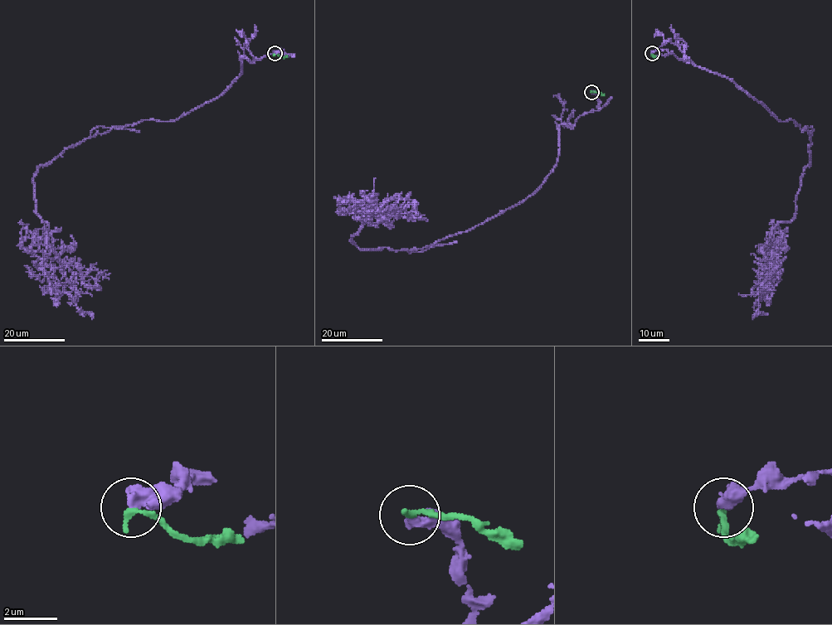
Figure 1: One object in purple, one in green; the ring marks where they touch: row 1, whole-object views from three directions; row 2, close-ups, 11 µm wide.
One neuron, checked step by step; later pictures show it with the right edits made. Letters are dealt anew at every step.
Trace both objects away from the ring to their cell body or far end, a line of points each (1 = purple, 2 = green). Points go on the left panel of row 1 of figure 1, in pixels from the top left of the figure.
1: (274, 54), (243, 57), (216, 99), (174, 120), (98, 132), (37, 168), (43, 270), (91, 319)
2: (274, 54), (287, 57)

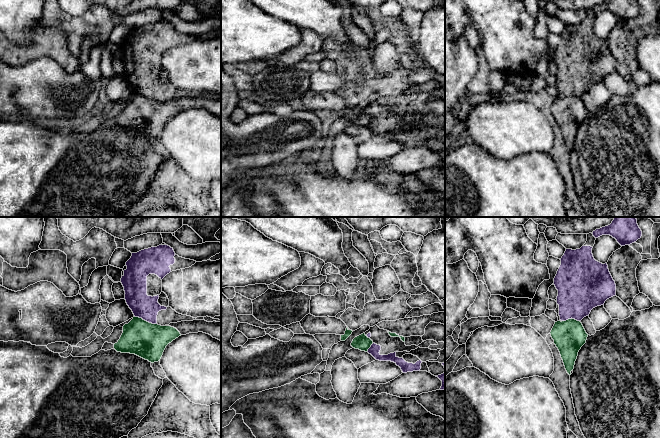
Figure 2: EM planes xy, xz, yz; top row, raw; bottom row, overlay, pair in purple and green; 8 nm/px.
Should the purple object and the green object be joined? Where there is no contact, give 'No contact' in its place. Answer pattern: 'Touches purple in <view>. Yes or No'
Touches purple in xy. No

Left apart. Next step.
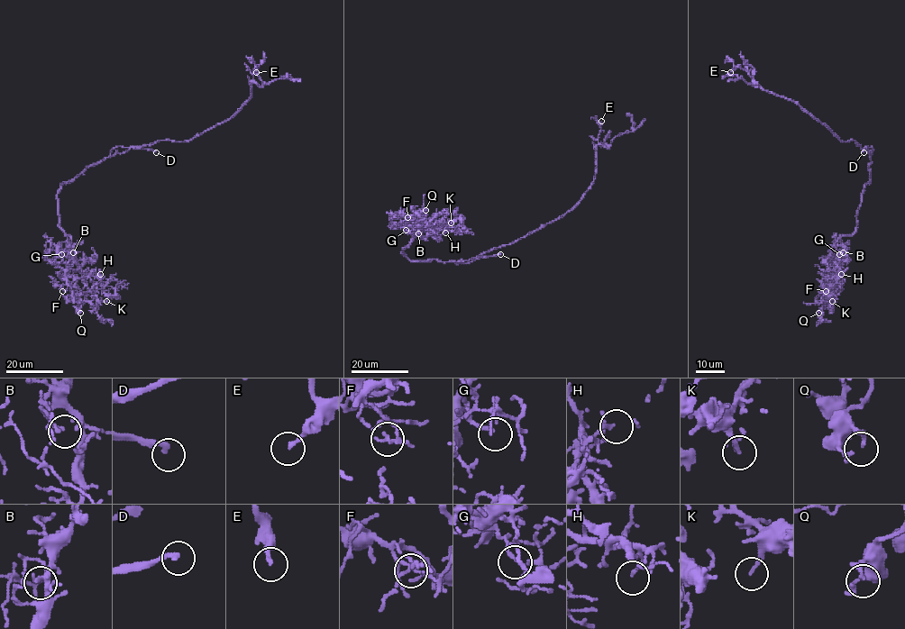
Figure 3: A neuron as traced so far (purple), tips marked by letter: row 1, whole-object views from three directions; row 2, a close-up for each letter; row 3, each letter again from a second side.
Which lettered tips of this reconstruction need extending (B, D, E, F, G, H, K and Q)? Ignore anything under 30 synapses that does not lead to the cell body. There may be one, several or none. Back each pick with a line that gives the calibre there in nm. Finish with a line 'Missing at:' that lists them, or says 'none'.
D: Thickness 200 nm
K: Thickness 130 nm
Missing at: D, K

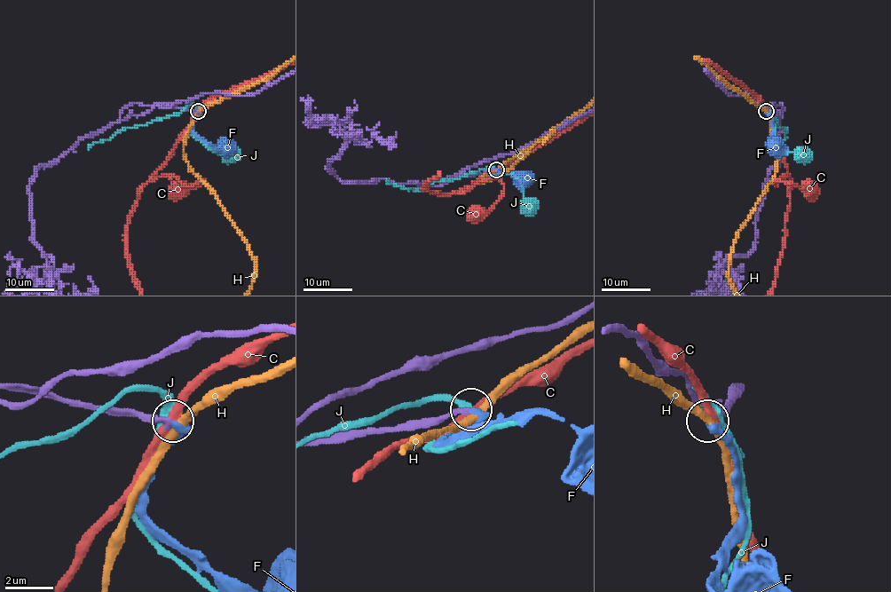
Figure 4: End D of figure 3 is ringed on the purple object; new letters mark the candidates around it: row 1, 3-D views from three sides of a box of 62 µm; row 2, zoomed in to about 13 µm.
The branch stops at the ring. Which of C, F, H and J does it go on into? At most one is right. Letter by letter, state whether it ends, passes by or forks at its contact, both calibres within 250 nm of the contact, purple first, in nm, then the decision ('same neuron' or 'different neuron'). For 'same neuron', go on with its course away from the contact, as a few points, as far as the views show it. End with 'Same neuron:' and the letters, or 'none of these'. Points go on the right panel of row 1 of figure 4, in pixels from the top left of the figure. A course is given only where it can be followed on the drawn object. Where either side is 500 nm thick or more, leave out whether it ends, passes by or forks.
C: it passes by; calibres 240 and 380 nm; different neuron
F: it ends; calibres 240 and 320 nm; same neuron; course (767, 112), (772, 120), (767, 146), (776, 146)
H: it passes by; calibres 220 and 280 nm; different neuron
J: it passes by; calibres 300 and 320 nm; different neuron
Same neuron: F

